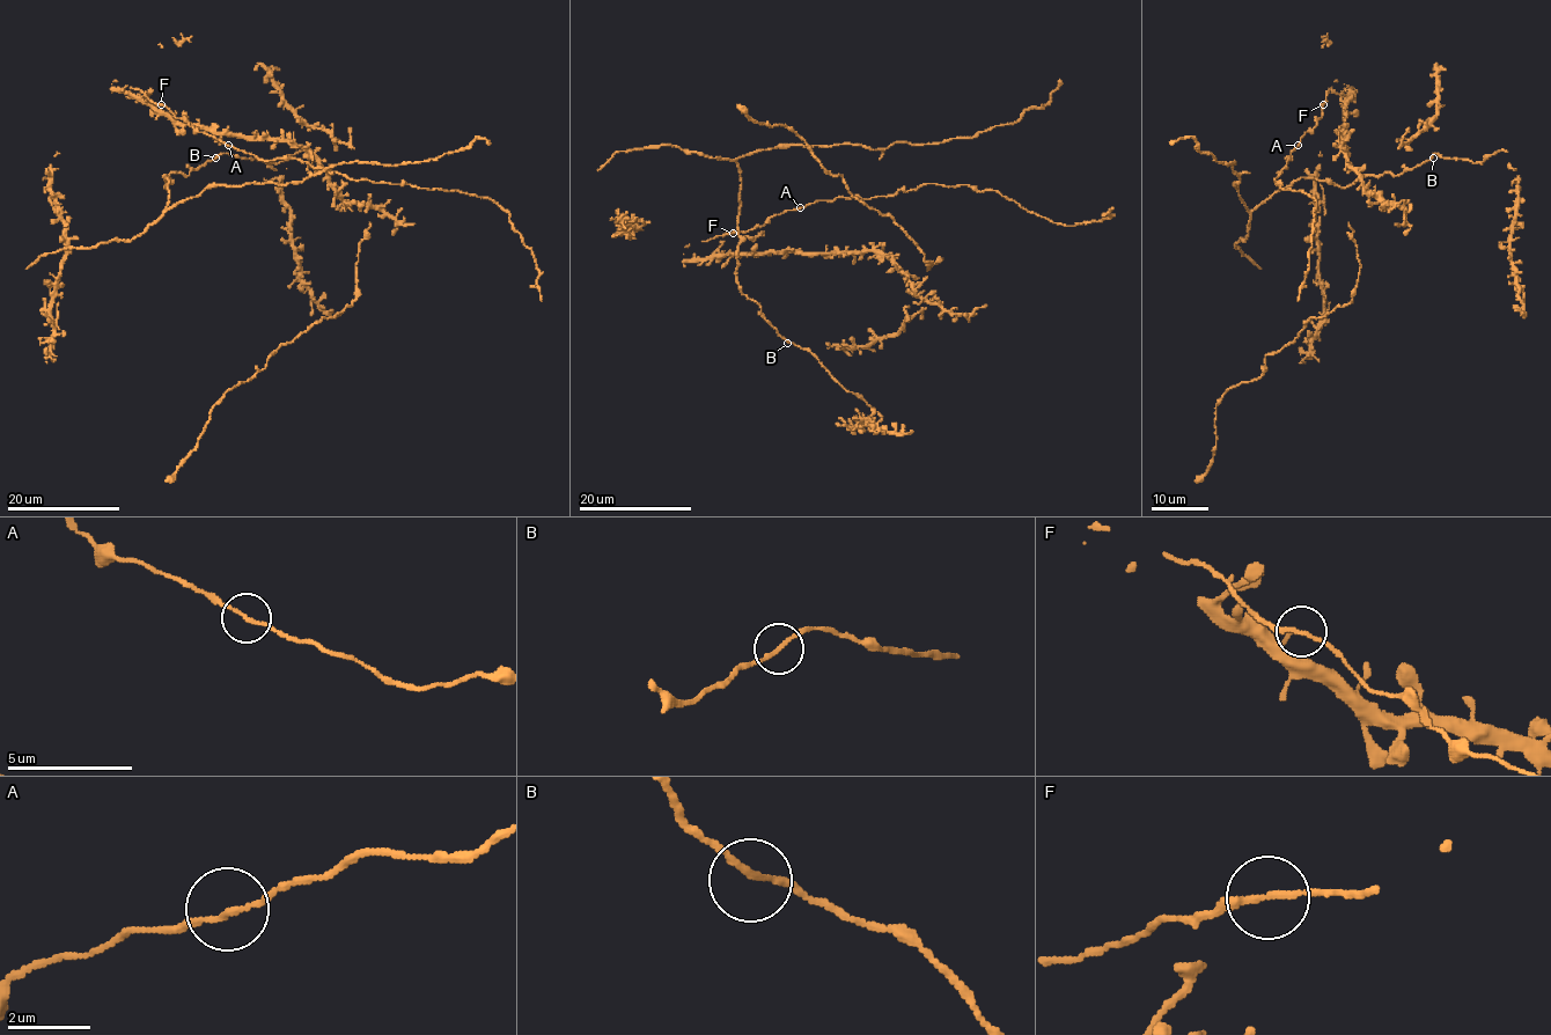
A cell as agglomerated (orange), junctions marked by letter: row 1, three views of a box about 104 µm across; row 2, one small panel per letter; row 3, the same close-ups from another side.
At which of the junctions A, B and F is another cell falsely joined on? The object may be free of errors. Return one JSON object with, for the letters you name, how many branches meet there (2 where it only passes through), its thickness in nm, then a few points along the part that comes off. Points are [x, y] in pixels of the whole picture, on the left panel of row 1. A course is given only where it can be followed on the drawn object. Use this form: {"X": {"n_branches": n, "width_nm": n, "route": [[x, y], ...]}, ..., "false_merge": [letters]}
{"false_merge": []}

